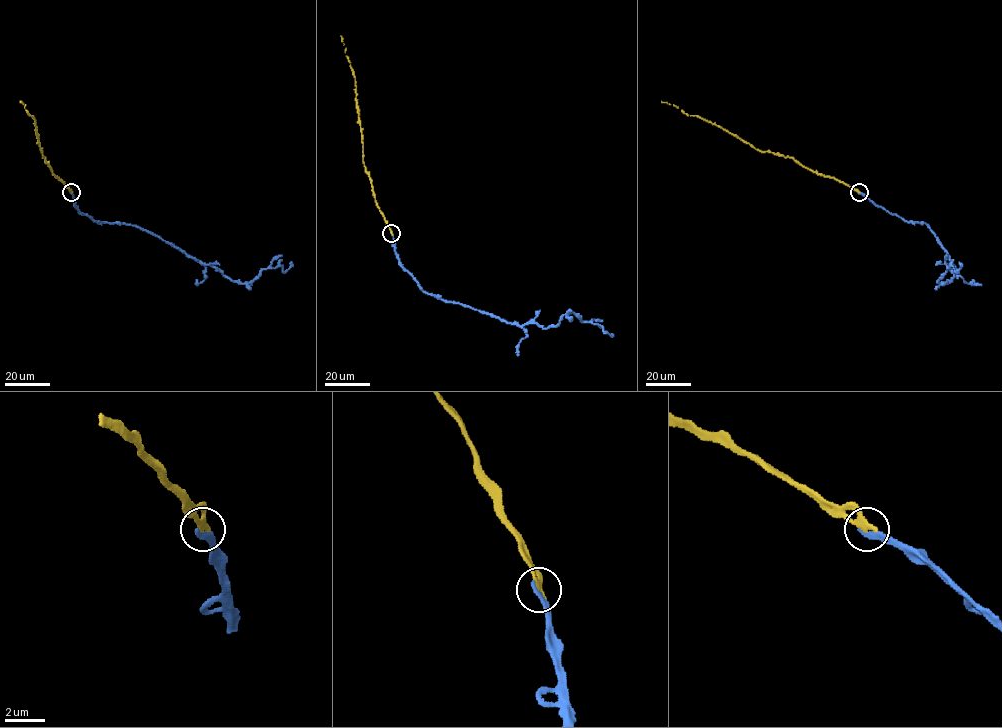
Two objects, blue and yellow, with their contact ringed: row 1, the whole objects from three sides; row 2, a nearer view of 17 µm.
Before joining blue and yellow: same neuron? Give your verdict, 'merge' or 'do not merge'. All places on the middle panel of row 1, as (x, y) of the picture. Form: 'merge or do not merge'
merge

